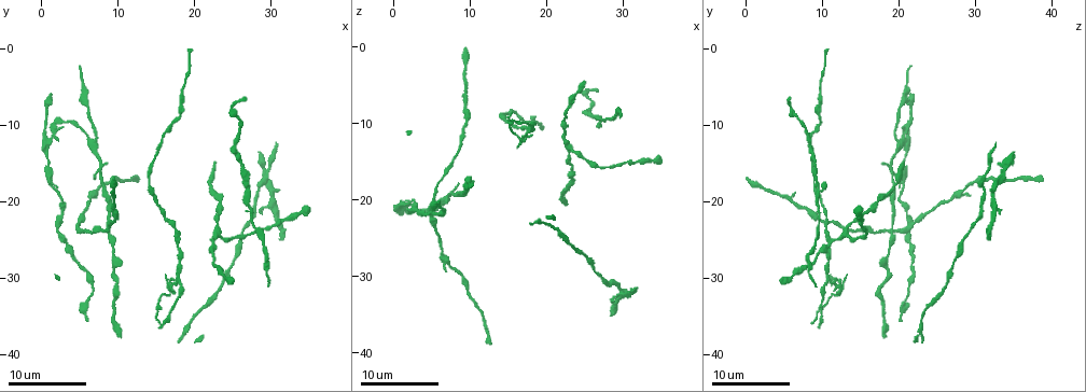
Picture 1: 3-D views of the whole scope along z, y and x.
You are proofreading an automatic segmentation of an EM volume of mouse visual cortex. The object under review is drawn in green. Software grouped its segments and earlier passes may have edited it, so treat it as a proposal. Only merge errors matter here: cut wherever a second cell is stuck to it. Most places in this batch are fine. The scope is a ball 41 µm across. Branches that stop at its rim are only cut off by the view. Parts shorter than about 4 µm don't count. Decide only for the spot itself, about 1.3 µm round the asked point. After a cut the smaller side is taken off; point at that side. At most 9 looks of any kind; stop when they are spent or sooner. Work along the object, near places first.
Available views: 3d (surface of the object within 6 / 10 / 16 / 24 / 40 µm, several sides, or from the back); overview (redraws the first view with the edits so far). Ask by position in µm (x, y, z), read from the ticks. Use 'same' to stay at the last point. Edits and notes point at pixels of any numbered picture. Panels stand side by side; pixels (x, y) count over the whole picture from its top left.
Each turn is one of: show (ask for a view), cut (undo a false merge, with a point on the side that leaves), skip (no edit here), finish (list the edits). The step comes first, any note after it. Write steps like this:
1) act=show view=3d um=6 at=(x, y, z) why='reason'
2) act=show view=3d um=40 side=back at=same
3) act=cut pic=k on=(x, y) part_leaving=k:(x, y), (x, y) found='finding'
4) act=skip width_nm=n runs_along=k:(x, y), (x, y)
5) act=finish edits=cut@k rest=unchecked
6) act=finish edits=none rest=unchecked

act=show view=3d um=10 at=(14.5, 19.0, 9.5)

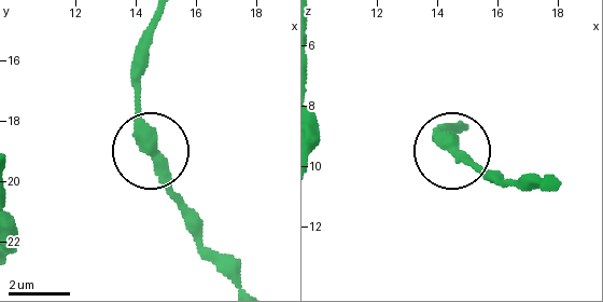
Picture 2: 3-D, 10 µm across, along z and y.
act=skip width_nm=390 found='all the same cell'

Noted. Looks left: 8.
act=show view=3d um=6 at=(18.5, 30.5, 10.5) why='branch point'

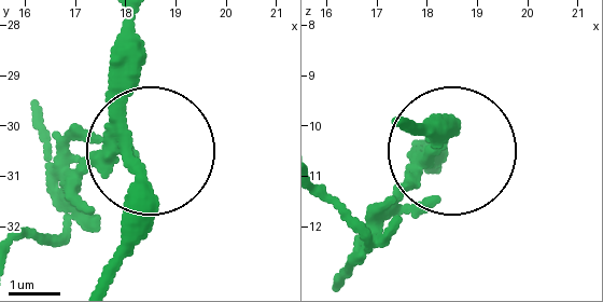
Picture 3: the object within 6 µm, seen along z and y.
act=show view=3d um=6 side=back at=(18.00, 30.65, 10.55) why='from behind'

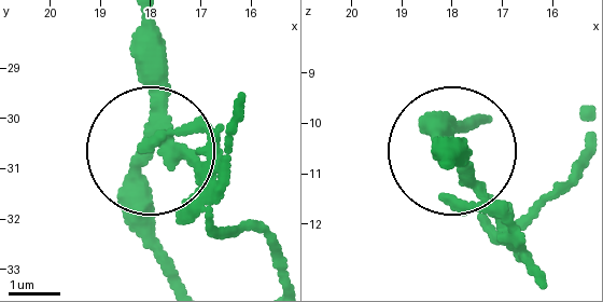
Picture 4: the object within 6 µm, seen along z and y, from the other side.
act=cut pic=4 on=(202, 151) found='a second cell is stuck on'

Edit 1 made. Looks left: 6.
act=show view=3d um=6 at=(3.5, 25.0, 21.0) why='three arms meet'

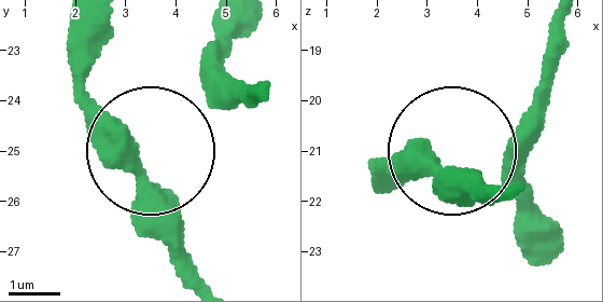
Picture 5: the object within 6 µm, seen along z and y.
act=skip arms=3 runs_along=5:(99, 26), (90, 78), (138, 142), (141, 206), (180, 279) found='all the same cell'

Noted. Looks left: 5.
act=show view=3d um=10 at=(7.0, 12.0, 19.5) why='arms part here'

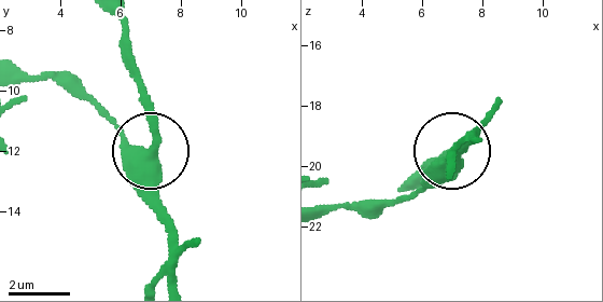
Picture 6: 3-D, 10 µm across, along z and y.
act=skip arms=3 found='one cell here'

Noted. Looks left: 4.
act=finish edits=cut@4 rest=unchecked

